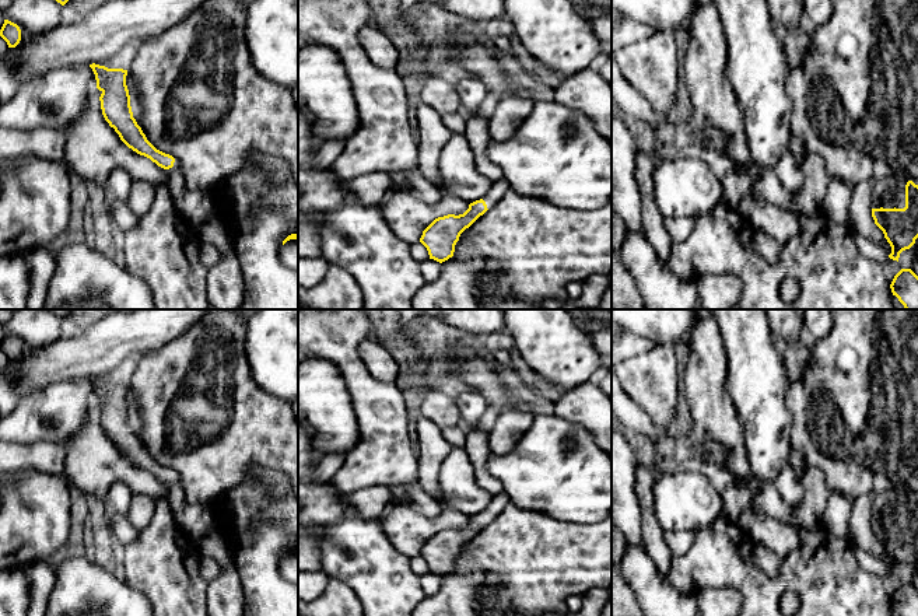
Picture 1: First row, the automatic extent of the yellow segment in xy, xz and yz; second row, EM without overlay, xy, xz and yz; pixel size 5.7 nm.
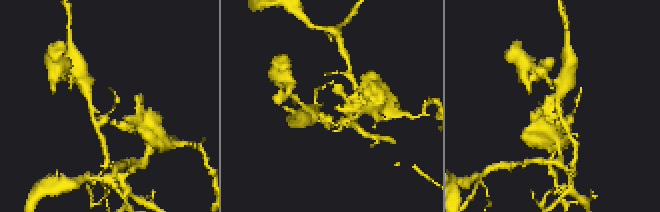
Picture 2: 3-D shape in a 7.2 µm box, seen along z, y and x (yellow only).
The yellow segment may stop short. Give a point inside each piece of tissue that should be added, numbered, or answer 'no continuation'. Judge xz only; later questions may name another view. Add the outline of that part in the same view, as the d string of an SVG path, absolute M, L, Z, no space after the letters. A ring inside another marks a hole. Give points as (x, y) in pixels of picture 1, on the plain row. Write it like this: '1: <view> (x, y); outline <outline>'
1: xz (498, 501); outline M504 493L500 496L493 496L490 505L483 512L487 518L487 522L491 522L507 504L508 504L508 498Z

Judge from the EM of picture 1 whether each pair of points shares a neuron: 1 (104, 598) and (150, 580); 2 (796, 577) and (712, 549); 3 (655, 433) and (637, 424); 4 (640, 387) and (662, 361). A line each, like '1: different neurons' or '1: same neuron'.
1: different neurons
2: same neuron
3: same neuron
4: same neuron

